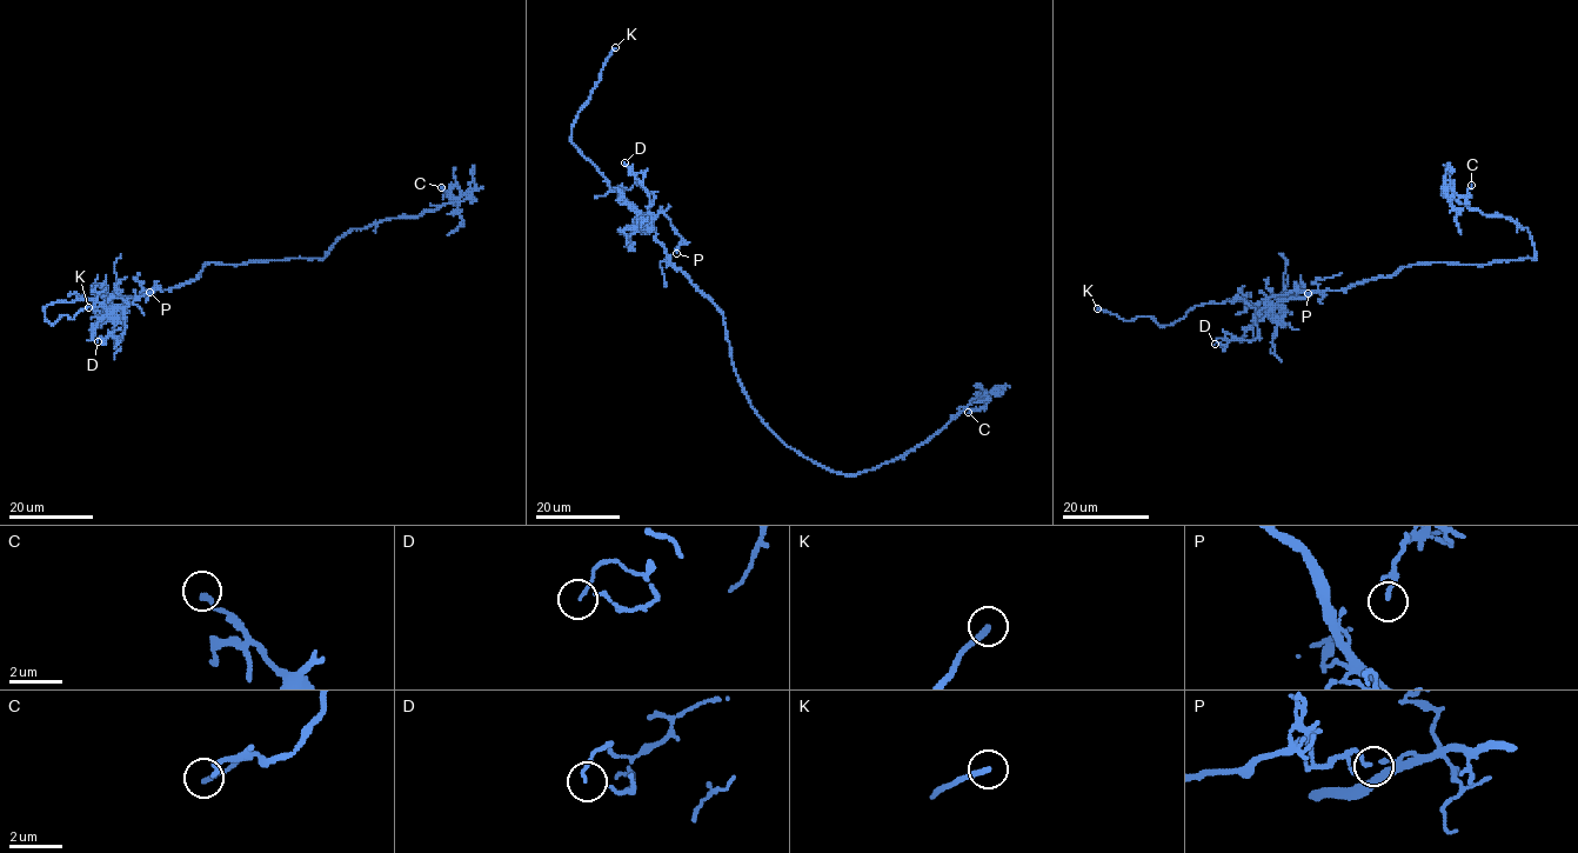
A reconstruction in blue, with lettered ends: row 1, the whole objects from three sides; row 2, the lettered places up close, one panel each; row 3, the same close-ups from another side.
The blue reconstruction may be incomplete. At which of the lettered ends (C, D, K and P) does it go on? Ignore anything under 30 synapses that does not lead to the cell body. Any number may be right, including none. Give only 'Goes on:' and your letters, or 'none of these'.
Goes on: K

